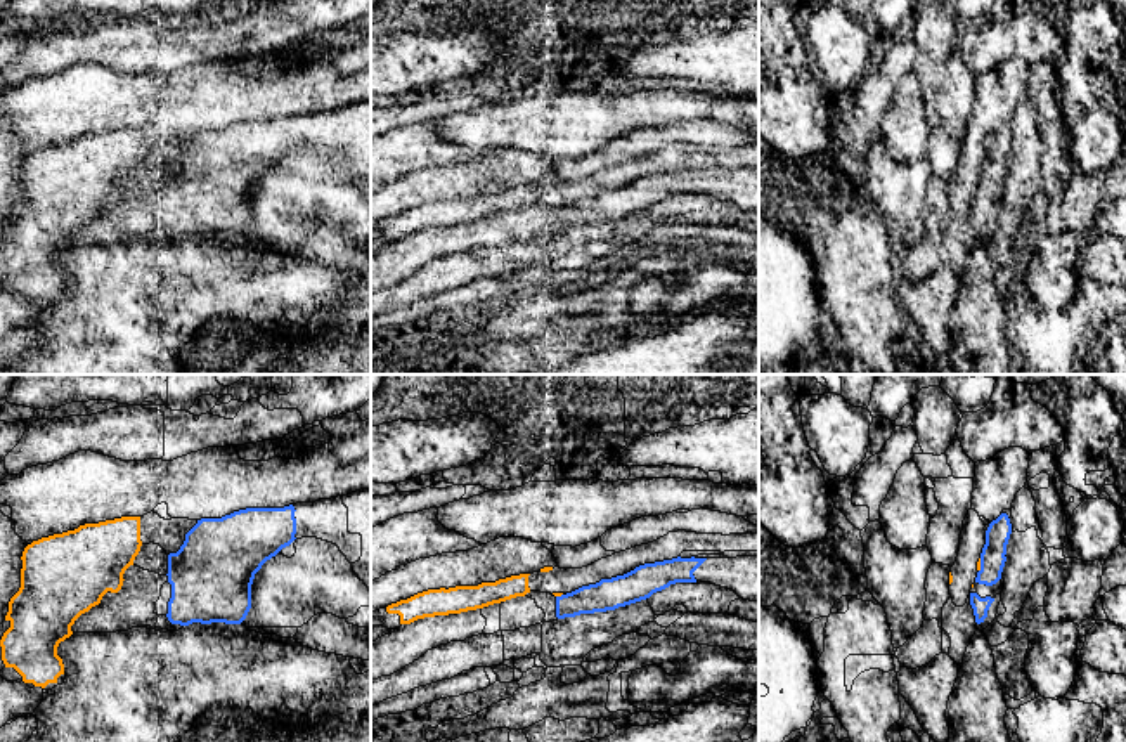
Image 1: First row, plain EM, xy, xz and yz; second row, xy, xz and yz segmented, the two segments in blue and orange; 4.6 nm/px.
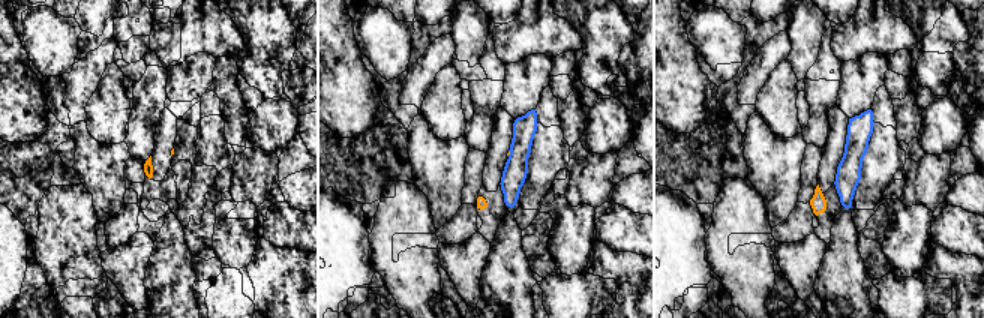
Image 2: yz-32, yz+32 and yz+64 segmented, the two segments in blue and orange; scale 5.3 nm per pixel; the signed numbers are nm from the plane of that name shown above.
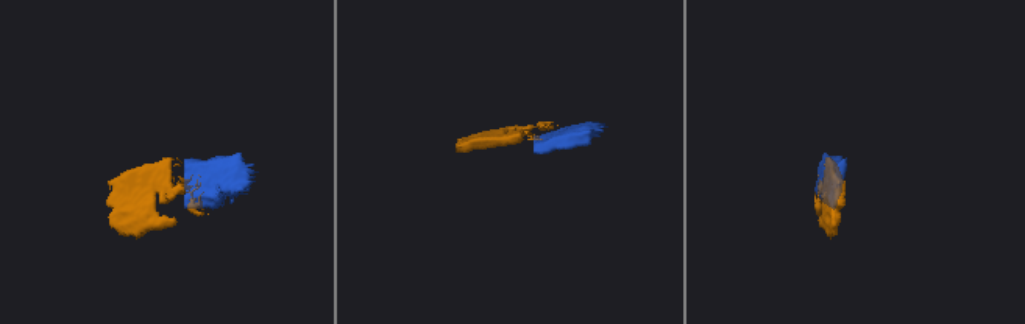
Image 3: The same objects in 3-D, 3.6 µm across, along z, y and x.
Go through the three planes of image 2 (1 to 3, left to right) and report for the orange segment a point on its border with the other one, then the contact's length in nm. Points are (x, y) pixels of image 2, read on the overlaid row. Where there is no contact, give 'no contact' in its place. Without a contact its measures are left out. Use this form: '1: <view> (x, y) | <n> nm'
1: no contact
2: yz+32 (510, 153) | 30 nm
3: no contact

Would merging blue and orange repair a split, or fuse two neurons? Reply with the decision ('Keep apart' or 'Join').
Keep apart

